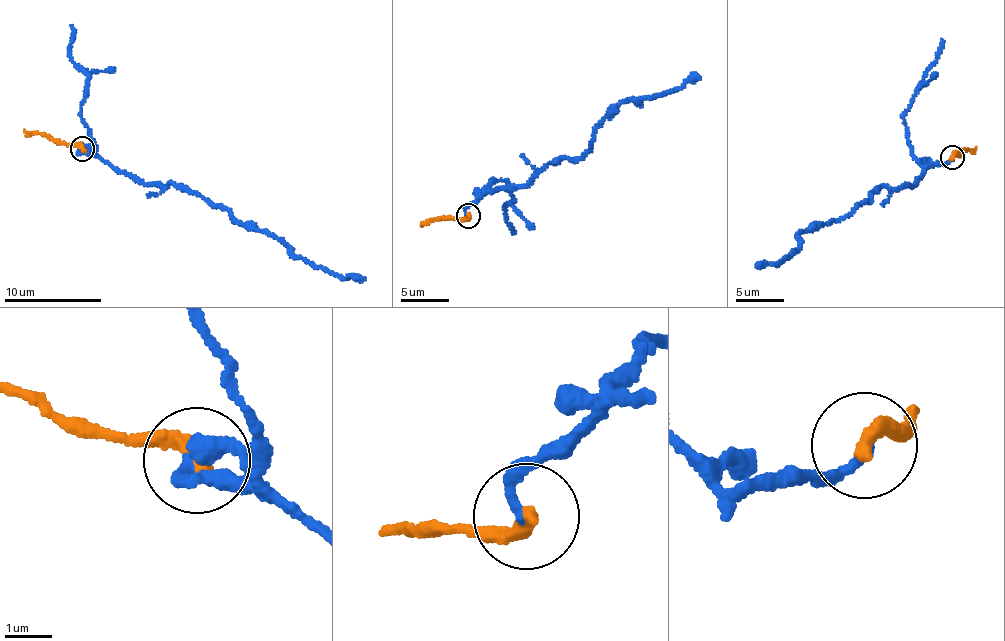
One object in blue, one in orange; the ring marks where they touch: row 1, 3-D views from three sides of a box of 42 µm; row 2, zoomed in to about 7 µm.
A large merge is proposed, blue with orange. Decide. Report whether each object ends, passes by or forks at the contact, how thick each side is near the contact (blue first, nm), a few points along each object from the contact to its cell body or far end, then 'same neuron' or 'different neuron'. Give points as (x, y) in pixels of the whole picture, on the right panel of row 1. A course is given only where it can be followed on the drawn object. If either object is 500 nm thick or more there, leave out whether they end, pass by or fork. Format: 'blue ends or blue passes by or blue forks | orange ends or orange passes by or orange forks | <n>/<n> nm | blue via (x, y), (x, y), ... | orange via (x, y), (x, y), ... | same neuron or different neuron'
blue ends | orange ends | 200/360 nm | blue via (952, 157), (928, 168), (912, 186), (876, 186), (833, 221), (801, 229), (796, 250), (774, 265), (758, 265) | orange via (952, 157), (976, 147) | same neuron

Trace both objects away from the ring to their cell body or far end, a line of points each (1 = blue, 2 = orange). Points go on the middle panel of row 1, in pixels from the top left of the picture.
1: (468, 216), (466, 208), (482, 194), (531, 184), (547, 163), (586, 155), (617, 103), (699, 76)
2: (468, 216), (430, 219), (422, 226)

